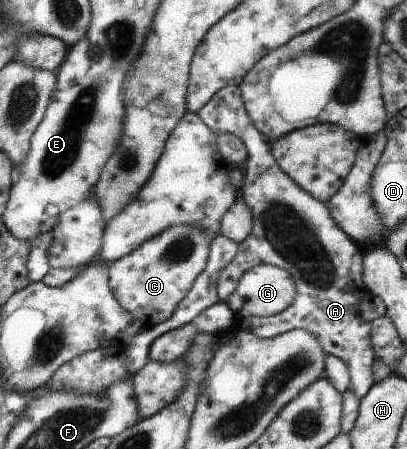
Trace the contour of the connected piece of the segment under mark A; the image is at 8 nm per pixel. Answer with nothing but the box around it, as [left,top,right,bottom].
[197,86,376,398]

